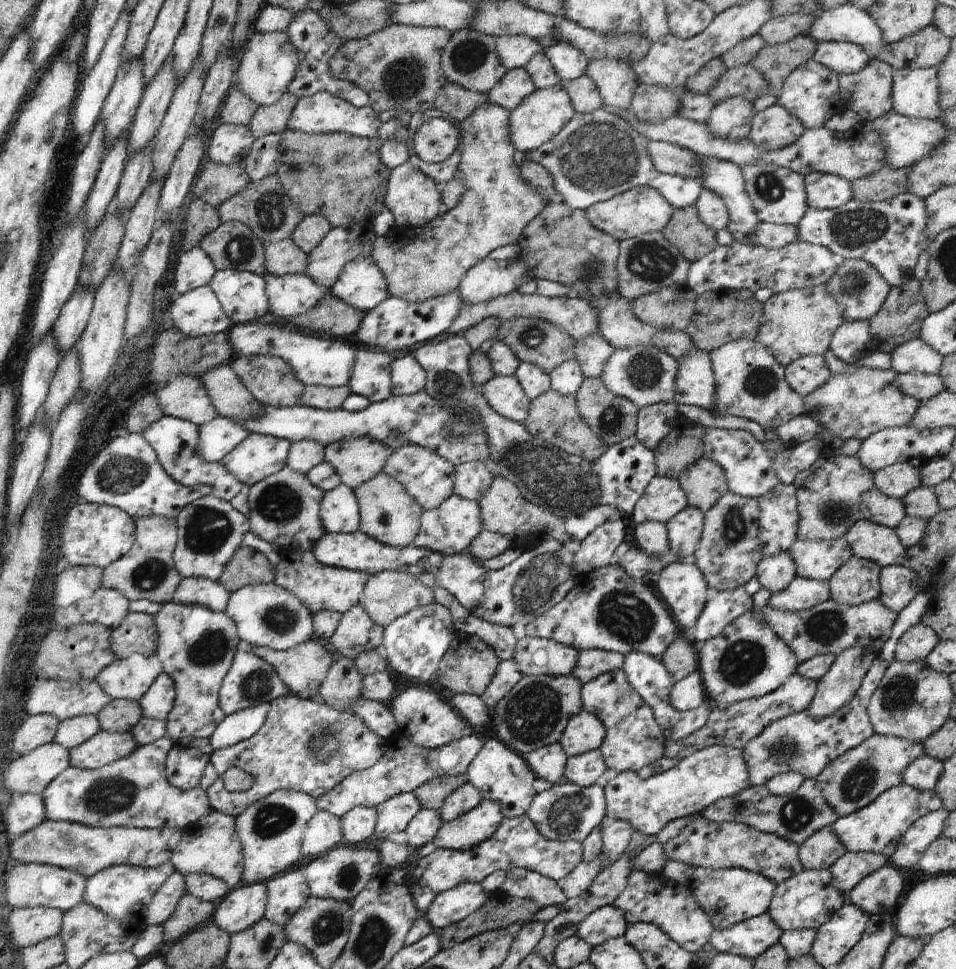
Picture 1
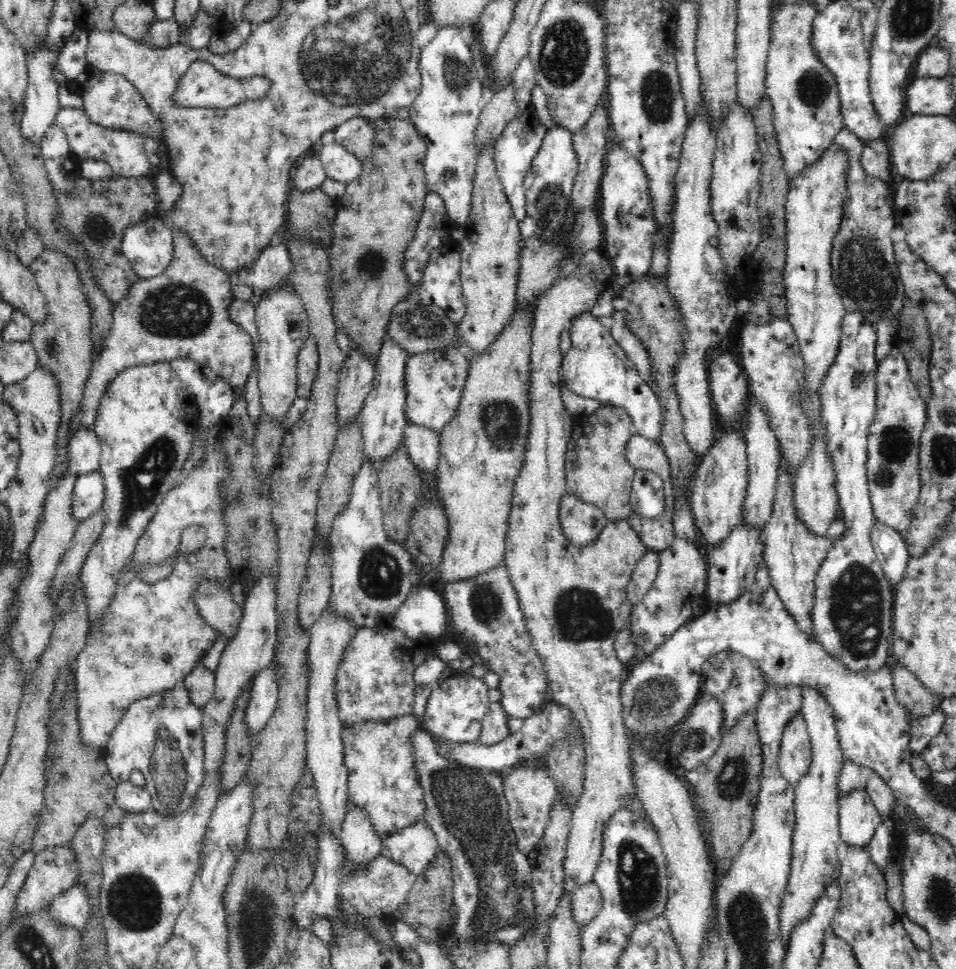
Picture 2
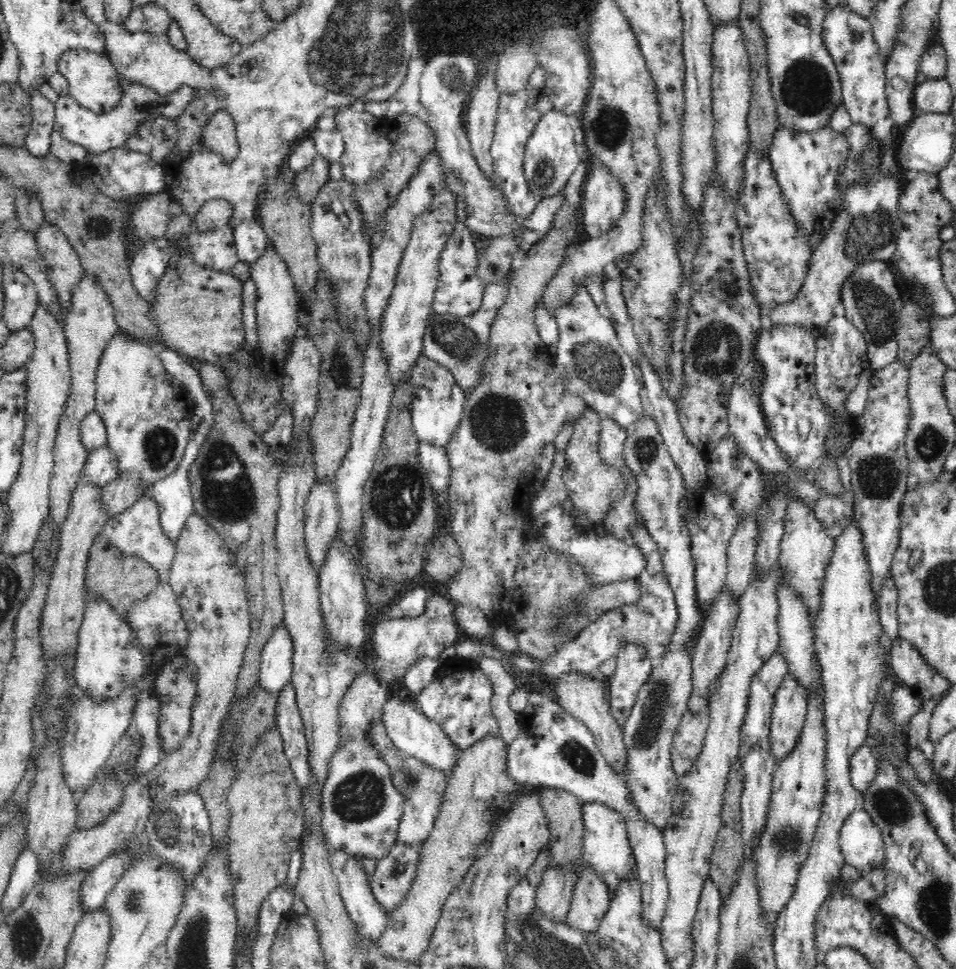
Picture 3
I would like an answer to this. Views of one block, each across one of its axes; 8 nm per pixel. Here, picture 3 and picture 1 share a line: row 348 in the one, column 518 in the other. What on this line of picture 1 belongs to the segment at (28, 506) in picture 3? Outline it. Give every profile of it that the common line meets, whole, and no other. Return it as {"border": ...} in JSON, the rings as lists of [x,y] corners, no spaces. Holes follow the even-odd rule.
{"border":[[[504,35],[496,38],[495,49],[507,69],[517,69],[525,68],[528,61],[542,50],[542,46],[528,35]]]}

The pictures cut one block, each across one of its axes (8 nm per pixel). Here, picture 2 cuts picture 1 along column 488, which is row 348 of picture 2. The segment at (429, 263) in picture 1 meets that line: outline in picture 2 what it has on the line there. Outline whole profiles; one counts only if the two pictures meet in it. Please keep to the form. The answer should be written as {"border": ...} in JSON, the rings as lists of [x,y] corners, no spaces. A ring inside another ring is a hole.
{"border":[[[173,229],[173,249],[172,249],[172,260],[168,265],[168,268],[162,272],[162,274],[156,275],[154,278],[140,279],[134,284],[133,288],[129,291],[128,297],[124,300],[120,300],[118,304],[115,305],[113,310],[113,321],[110,330],[108,331],[108,336],[103,342],[103,348],[100,350],[98,359],[93,362],[93,367],[91,373],[89,374],[85,391],[83,394],[83,401],[80,406],[80,424],[82,427],[92,427],[95,428],[95,420],[97,415],[97,410],[100,406],[100,399],[104,396],[104,391],[108,388],[109,382],[125,368],[136,366],[136,365],[147,365],[155,362],[170,362],[175,358],[189,358],[194,362],[200,363],[202,365],[209,366],[212,372],[216,373],[226,382],[229,382],[232,386],[242,387],[244,391],[244,383],[248,378],[248,375],[252,372],[254,361],[256,361],[256,350],[253,345],[253,338],[243,330],[243,328],[236,324],[232,319],[230,319],[230,304],[234,298],[232,295],[231,284],[230,284],[231,273],[221,270],[218,267],[212,267],[211,264],[201,256],[200,250],[196,248],[196,245],[192,243],[192,238],[188,237],[188,234],[180,232],[180,229]]]}

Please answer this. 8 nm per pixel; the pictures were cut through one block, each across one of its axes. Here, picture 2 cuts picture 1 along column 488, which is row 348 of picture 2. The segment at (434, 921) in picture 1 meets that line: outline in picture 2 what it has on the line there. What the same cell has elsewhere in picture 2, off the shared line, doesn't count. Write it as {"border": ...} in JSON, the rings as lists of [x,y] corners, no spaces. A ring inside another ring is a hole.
{"border":[[[893,346],[877,366],[876,412],[869,426],[868,487],[874,517],[897,532],[904,533],[914,519],[914,506],[920,498],[919,454],[921,436],[927,421],[927,403],[911,380],[901,349]]]}

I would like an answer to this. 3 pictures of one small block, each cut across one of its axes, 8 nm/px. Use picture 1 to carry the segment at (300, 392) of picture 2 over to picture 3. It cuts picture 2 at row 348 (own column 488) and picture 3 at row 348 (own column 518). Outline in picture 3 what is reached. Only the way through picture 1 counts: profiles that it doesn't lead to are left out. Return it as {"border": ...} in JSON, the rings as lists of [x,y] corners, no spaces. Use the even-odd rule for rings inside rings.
{"border":[[[300,337],[295,340],[285,362],[283,379],[279,382],[286,407],[292,411],[293,436],[311,429],[319,400],[320,363],[320,351],[310,337]]]}

